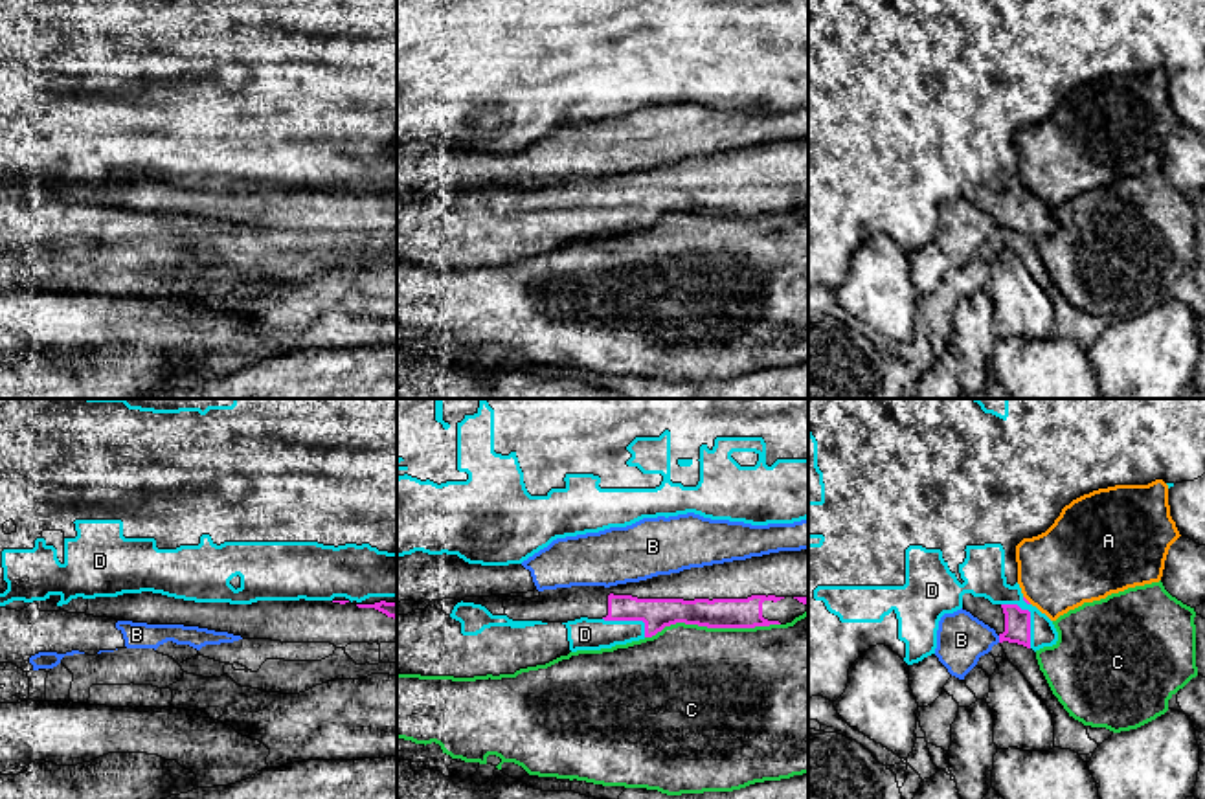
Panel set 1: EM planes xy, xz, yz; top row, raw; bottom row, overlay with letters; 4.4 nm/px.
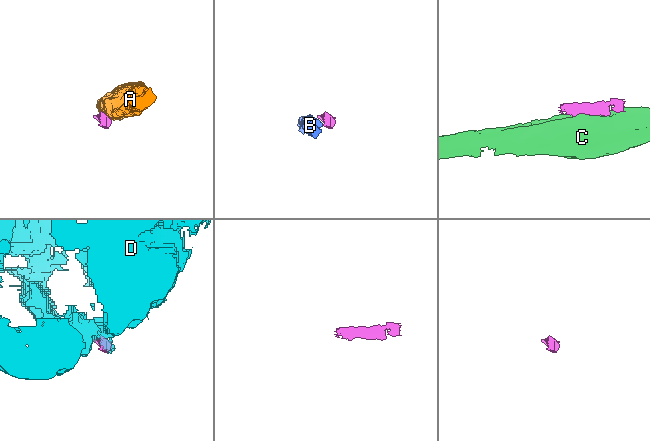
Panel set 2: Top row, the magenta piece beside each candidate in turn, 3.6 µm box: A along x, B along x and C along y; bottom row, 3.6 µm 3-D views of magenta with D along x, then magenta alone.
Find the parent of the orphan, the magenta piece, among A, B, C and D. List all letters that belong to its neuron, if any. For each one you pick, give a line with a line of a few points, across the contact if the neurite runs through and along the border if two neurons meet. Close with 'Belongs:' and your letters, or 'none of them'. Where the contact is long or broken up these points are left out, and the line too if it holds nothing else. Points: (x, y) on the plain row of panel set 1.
Belongs: none of them

